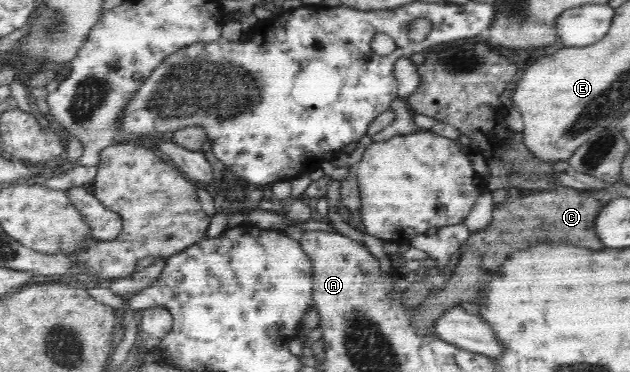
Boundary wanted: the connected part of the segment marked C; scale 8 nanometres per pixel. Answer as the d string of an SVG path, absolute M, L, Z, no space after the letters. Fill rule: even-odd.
M558 186L554 190L531 190L528 195L519 195L508 190L508 198L504 203L496 203L492 222L484 230L470 233L462 245L461 262L456 264L451 277L440 292L431 292L418 306L414 314L413 325L419 332L428 332L436 320L444 314L444 310L452 306L465 305L470 308L474 302L480 302L484 296L484 288L491 276L504 264L504 260L514 250L524 250L524 246L532 246L538 242L558 242L572 244L590 250L602 250L602 242L594 232L596 214L614 198L614 191L606 188L596 190L578 190ZM546 216L544 224L530 224L534 218ZM536 230L538 232L526 232Z

